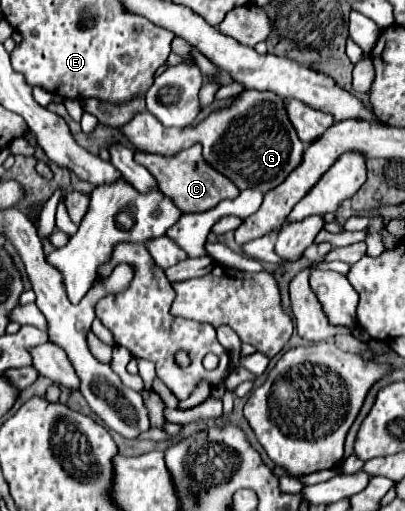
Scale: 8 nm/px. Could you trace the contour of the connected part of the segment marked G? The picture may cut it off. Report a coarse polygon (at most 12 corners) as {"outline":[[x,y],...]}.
{"outline":[[244,90],[198,126],[138,112],[132,146],[176,154],[196,142],[240,190],[268,192],[300,164],[284,98]]}

